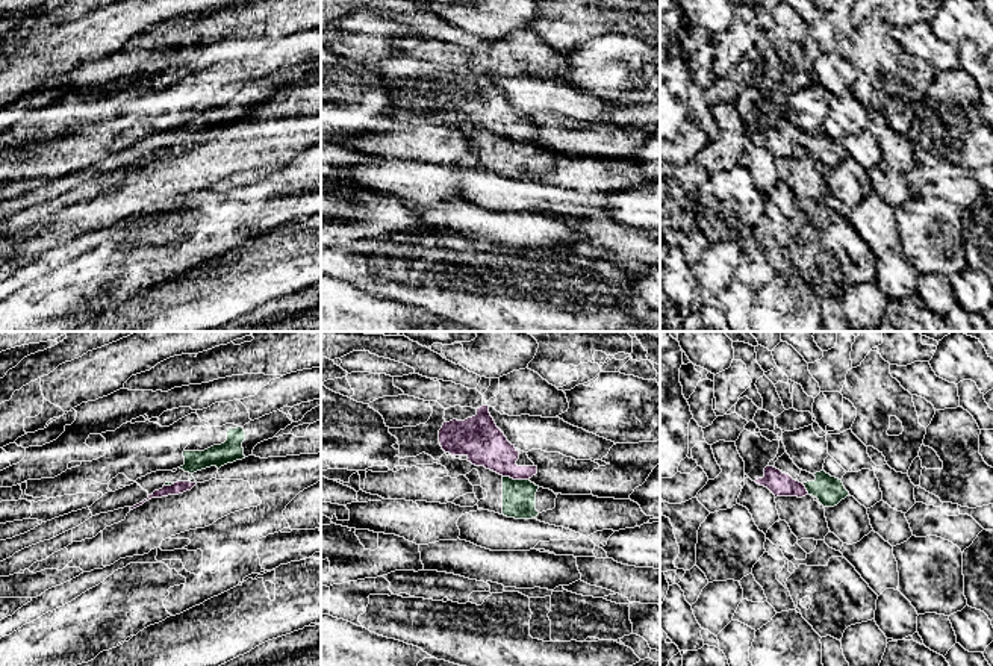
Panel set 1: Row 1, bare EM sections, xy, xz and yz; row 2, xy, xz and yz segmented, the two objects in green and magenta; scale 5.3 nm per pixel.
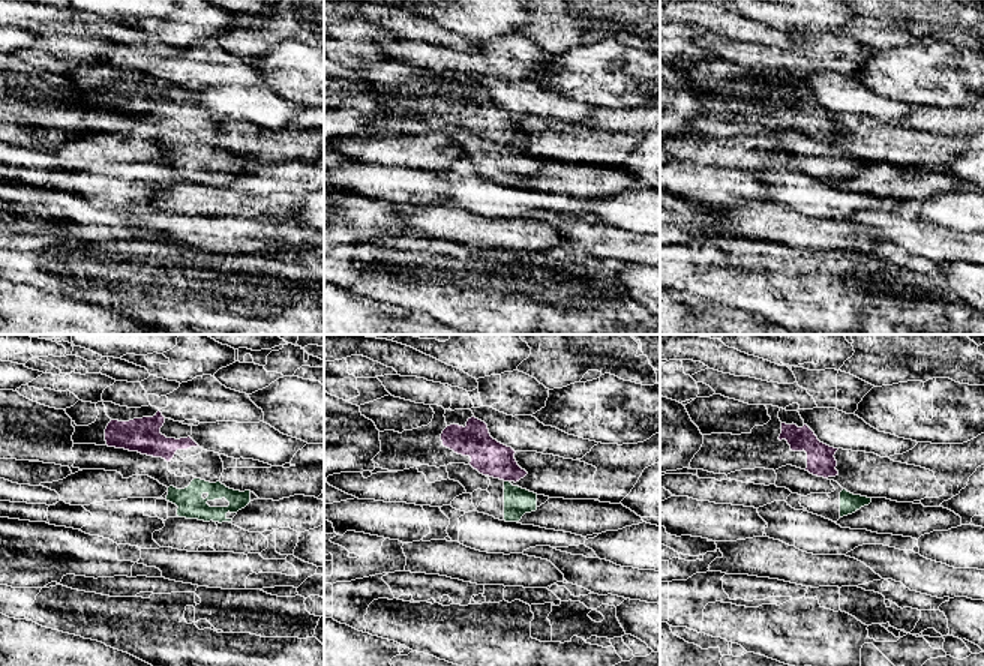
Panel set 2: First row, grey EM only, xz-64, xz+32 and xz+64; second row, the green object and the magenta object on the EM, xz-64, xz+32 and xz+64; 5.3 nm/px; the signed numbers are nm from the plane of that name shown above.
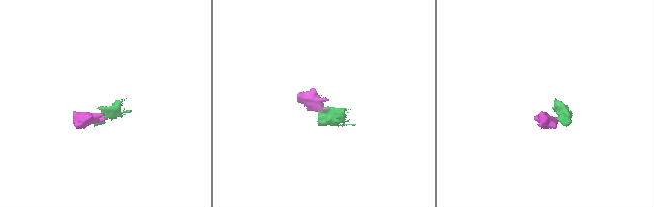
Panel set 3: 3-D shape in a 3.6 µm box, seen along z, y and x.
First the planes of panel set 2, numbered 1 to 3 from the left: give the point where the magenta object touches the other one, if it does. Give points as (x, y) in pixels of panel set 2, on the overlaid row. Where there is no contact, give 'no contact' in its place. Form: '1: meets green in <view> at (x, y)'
1: no contact
2: meets green in xz+32 at (507, 482)
3: no contact

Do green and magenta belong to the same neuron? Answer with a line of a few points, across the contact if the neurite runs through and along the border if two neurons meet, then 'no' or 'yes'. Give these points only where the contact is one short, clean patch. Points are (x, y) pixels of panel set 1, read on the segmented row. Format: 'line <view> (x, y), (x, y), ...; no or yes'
line xz (503, 476), (527, 480); no

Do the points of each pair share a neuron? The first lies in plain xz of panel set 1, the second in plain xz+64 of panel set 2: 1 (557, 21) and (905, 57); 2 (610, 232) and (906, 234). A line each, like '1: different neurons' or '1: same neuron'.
1: different neurons
2: same neuron

